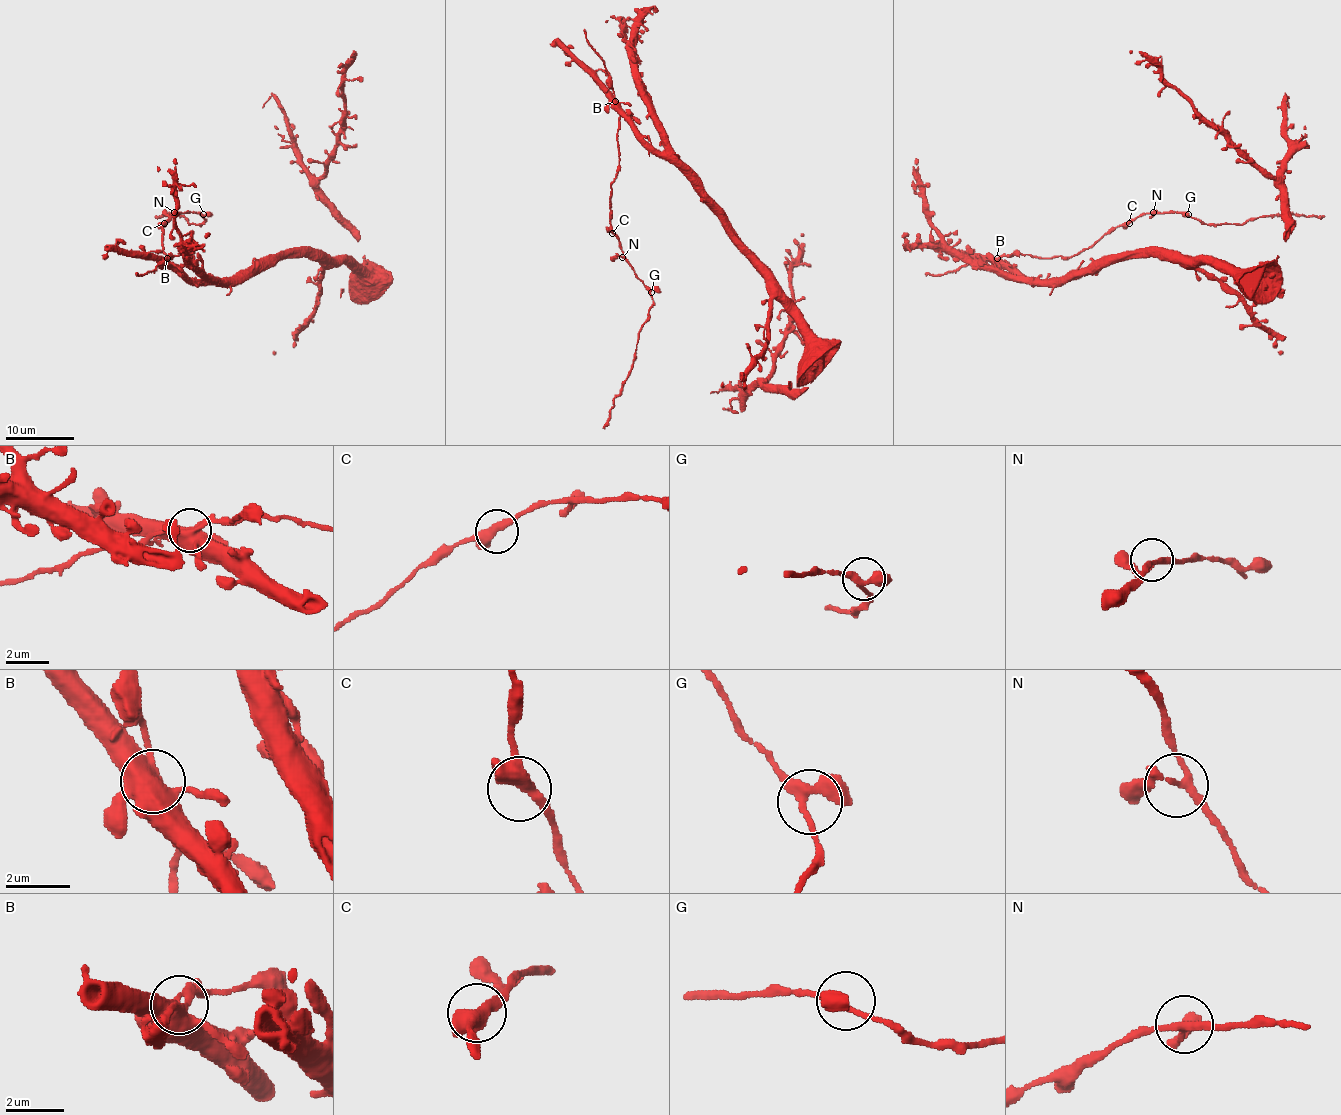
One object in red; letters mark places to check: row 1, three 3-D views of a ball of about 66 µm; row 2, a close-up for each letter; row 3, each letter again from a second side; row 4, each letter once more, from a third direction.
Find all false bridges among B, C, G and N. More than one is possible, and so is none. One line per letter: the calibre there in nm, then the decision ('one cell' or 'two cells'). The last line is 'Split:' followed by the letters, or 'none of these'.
B: 480 nm thick; two cells
C: 420 nm thick; one cell
G: 280 nm thick; one cell
N: 190 nm thick; one cell
Split: B

